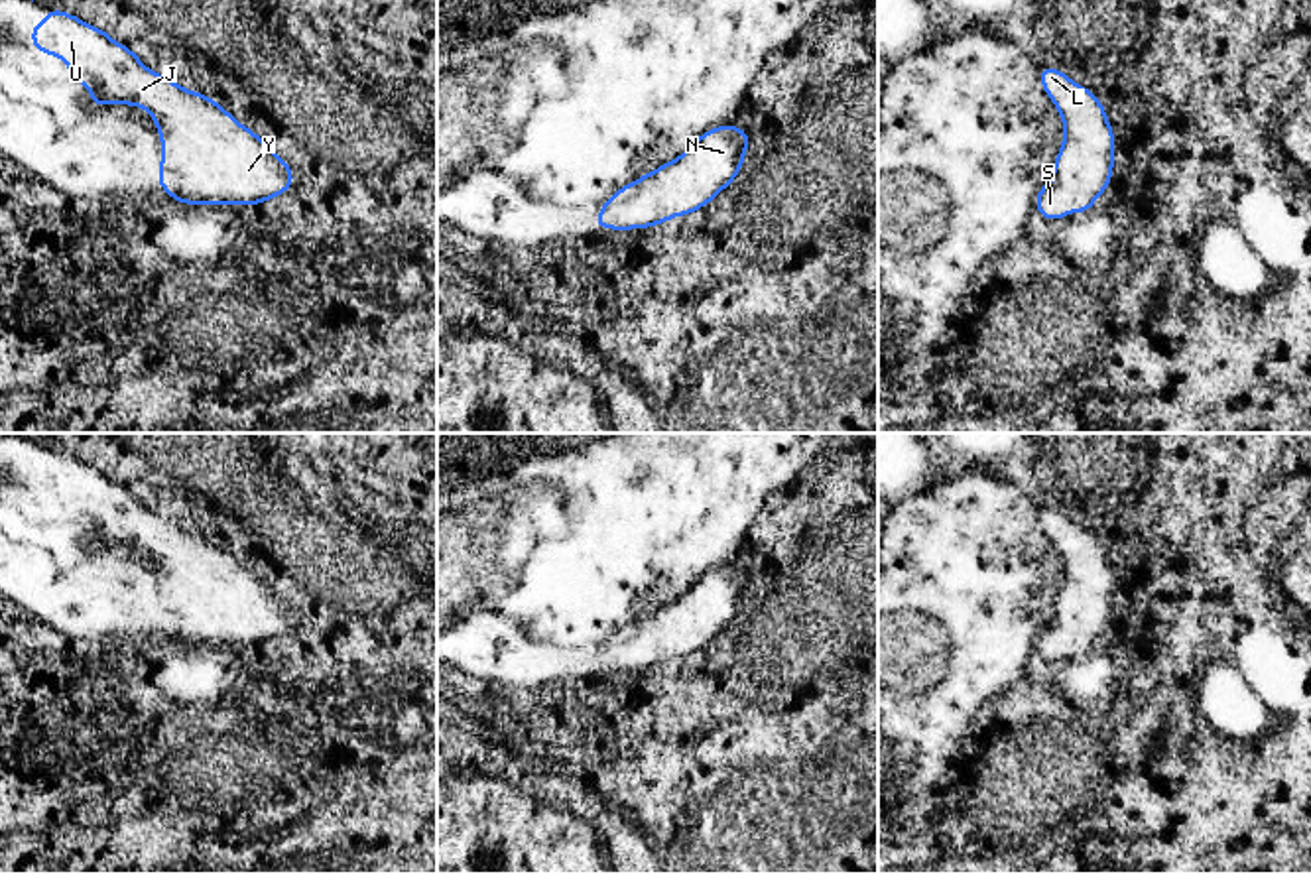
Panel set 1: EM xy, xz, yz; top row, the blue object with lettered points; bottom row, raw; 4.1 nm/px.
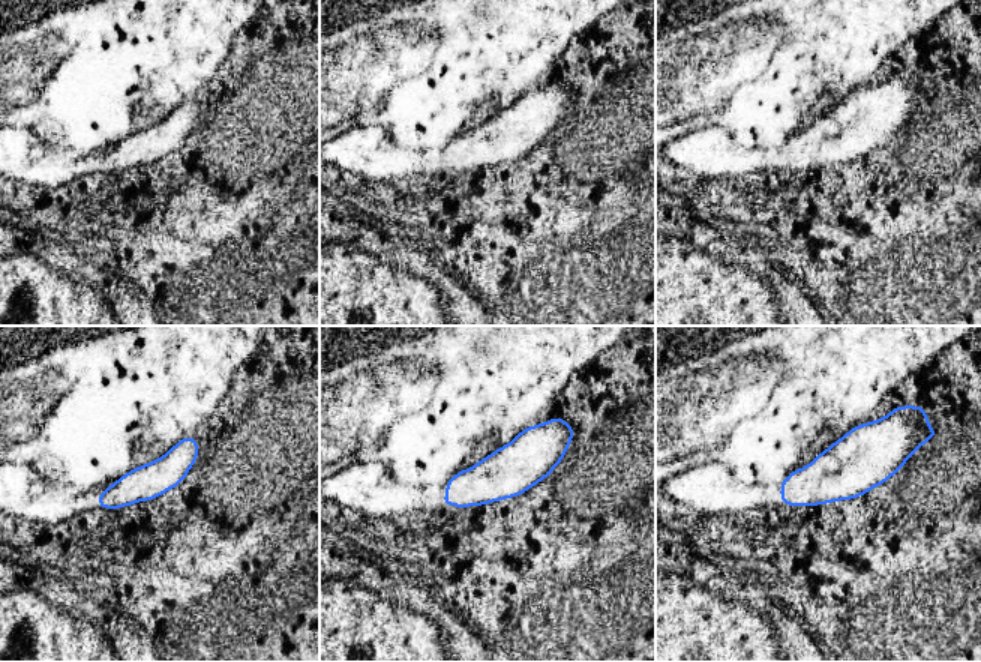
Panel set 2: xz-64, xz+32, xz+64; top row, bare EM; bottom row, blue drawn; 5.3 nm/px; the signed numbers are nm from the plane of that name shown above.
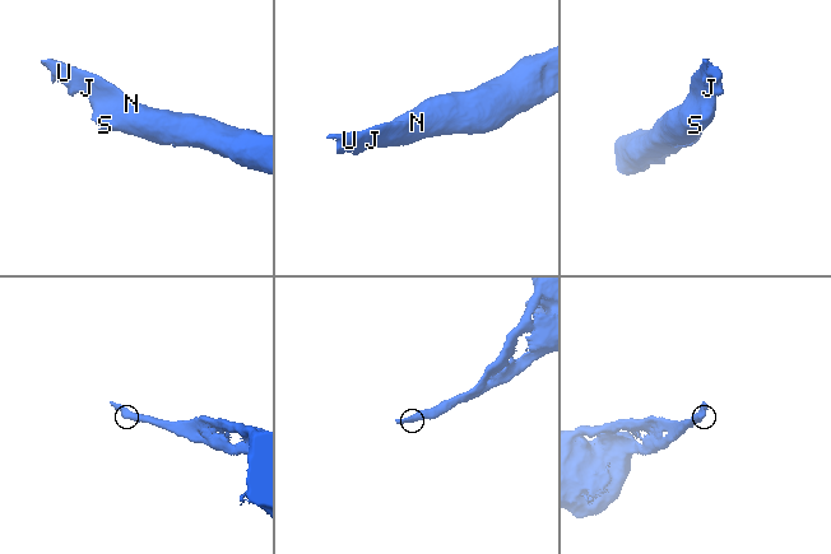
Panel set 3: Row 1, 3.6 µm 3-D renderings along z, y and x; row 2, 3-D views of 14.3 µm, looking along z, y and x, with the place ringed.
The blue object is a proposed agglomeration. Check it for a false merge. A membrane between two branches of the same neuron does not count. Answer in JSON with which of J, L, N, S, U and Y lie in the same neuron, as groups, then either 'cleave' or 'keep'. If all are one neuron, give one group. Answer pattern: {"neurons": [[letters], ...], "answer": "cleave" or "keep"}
{"neurons": [["J", "L", "N", "S", "U", "Y"]], "answer": "keep"}

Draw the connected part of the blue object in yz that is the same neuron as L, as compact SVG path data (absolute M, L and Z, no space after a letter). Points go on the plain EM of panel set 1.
M1041 508L1039 522L1063 561L1063 583L1053 616L1035 636L1035 652L1047 661L1089 654L1112 622L1114 571L1098 537L1057 508Z

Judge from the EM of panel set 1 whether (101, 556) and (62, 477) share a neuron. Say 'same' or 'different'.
different

